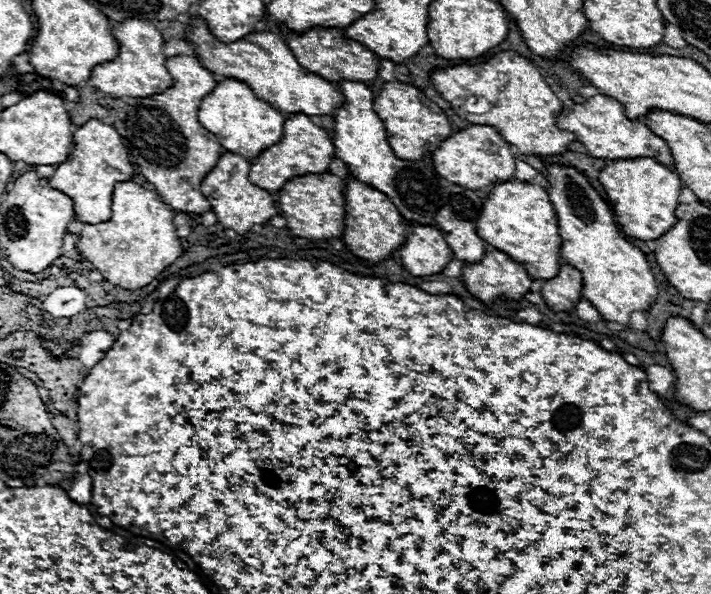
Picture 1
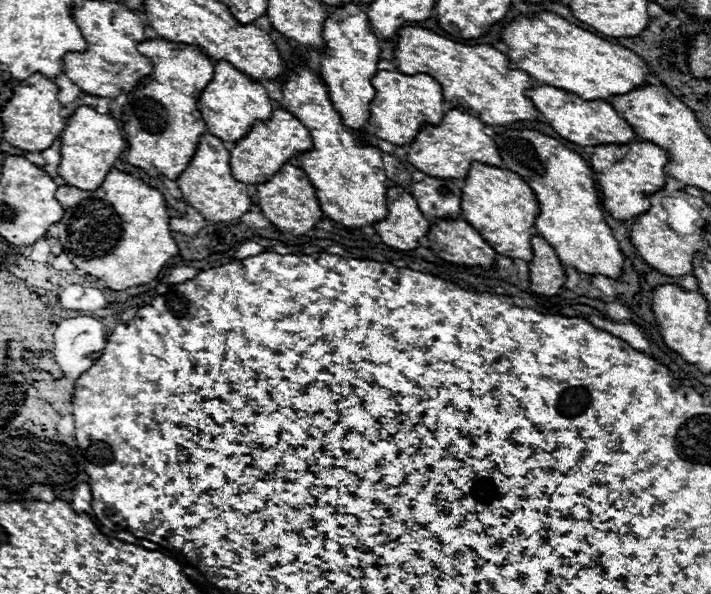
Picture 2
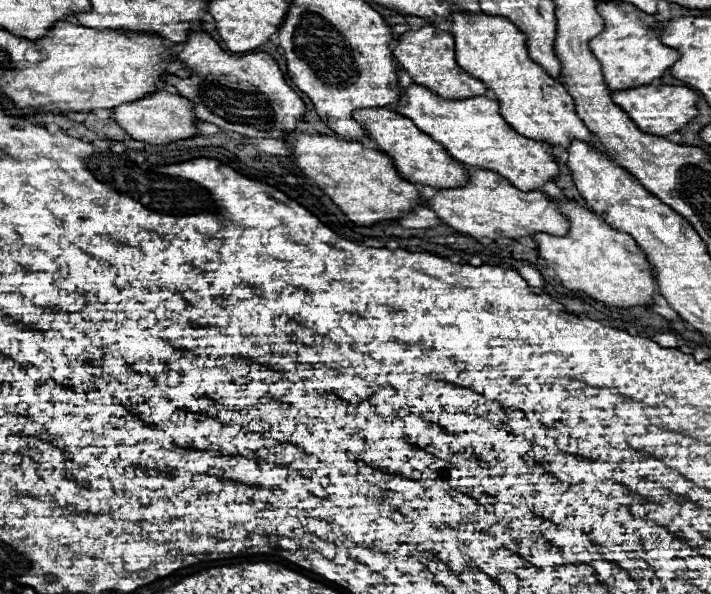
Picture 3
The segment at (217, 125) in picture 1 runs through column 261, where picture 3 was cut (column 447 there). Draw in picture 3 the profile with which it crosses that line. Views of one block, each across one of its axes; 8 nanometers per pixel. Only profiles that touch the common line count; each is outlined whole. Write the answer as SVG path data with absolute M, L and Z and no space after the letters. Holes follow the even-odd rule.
M418 84L400 88L400 98L394 110L410 118L422 132L434 142L442 144L444 150L458 162L482 170L494 170L502 178L510 180L520 190L538 190L544 182L558 176L558 164L546 142L538 142L518 134L498 112L498 102L488 96L472 96L464 100L446 100L422 88Z

